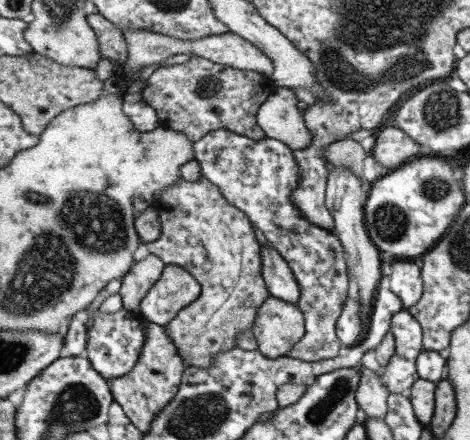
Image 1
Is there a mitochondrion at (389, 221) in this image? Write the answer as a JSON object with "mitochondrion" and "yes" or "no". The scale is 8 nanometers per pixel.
{"mitochondrion":"yes"}

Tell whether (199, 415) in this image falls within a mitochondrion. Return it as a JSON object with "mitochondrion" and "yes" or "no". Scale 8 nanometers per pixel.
{"mitochondrion":"yes"}

